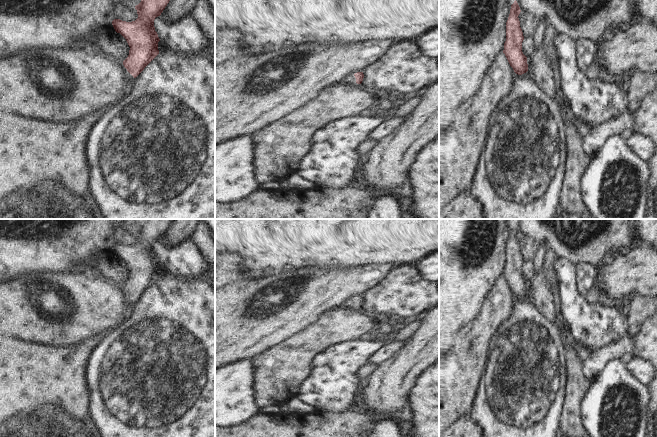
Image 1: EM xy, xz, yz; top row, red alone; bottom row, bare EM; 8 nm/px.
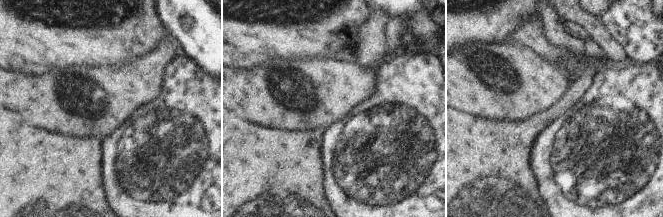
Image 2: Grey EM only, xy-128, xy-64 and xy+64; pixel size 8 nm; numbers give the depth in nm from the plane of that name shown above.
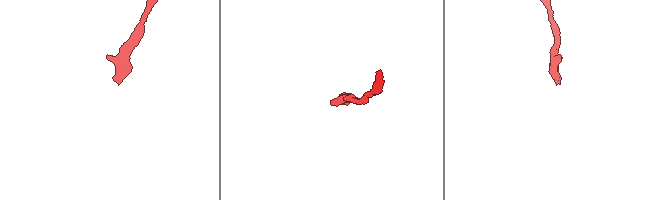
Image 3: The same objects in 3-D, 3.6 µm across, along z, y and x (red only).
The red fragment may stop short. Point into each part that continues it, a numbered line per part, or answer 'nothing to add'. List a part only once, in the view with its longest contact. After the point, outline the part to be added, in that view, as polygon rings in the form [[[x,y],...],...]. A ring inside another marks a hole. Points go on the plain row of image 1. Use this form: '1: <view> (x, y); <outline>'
1: xz (351, 303); [[[354,298],[347,301],[344,306],[347,308],[355,308],[356,302],[355,302]]]

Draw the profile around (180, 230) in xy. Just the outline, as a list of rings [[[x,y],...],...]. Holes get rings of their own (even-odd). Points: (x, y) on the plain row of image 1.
[[[174,219],[162,236],[165,246],[178,246],[189,240],[200,219]]]

